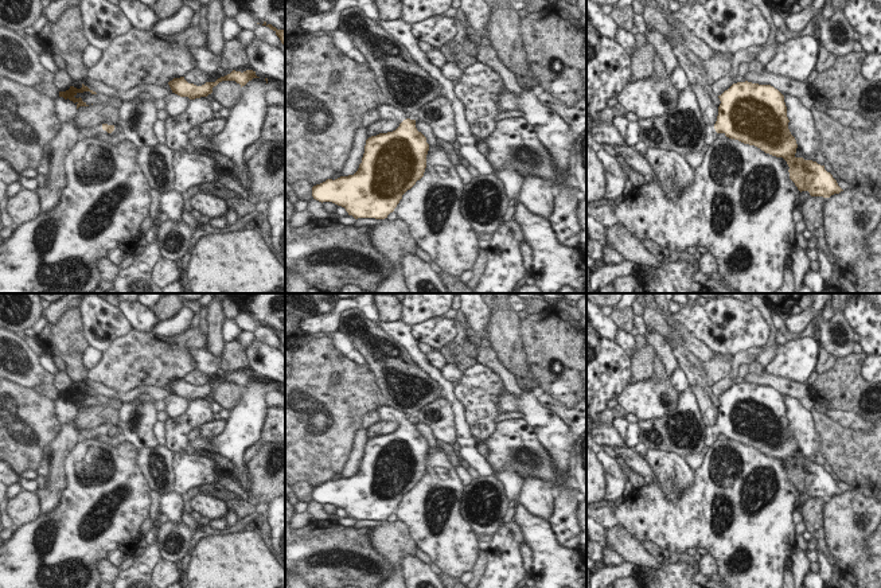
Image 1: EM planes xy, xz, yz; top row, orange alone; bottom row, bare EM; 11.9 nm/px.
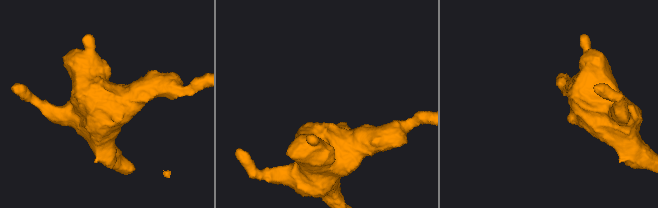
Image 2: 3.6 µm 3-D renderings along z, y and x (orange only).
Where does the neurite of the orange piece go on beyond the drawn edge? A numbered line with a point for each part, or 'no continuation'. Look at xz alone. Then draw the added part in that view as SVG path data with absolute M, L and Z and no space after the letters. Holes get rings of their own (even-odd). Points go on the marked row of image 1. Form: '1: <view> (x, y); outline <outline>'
1: xz (384, 111); outline M387 104L378 106L378 114L381 118L397 120L399 124L408 118L408 113L405 110L390 106Z

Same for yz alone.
1: yz (710, 135); outline M714 125L705 126L705 144L712 145L718 139Z

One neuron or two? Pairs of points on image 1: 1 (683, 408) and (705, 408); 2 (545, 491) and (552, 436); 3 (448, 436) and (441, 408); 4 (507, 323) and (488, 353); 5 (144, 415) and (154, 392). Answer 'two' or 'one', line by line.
1: two
2: two
3: one
4: two
5: two

